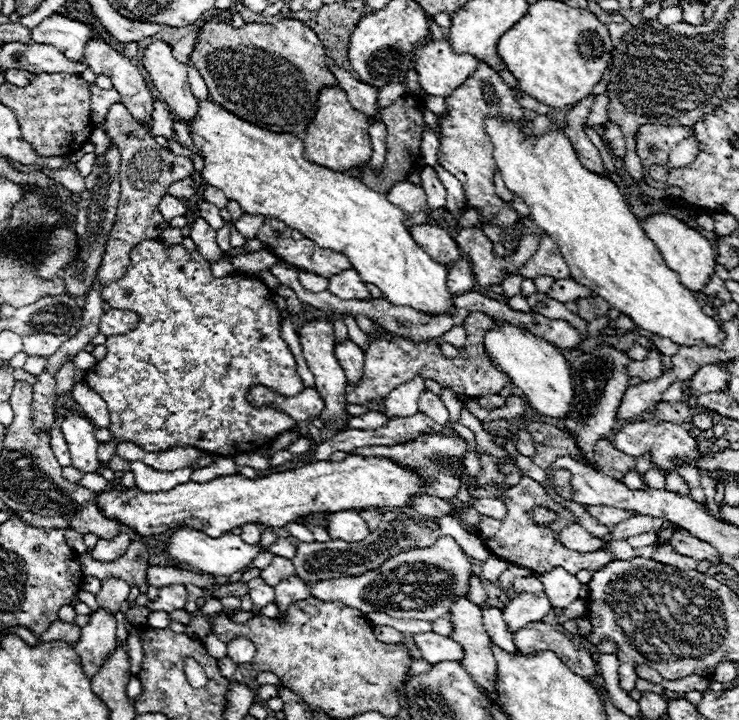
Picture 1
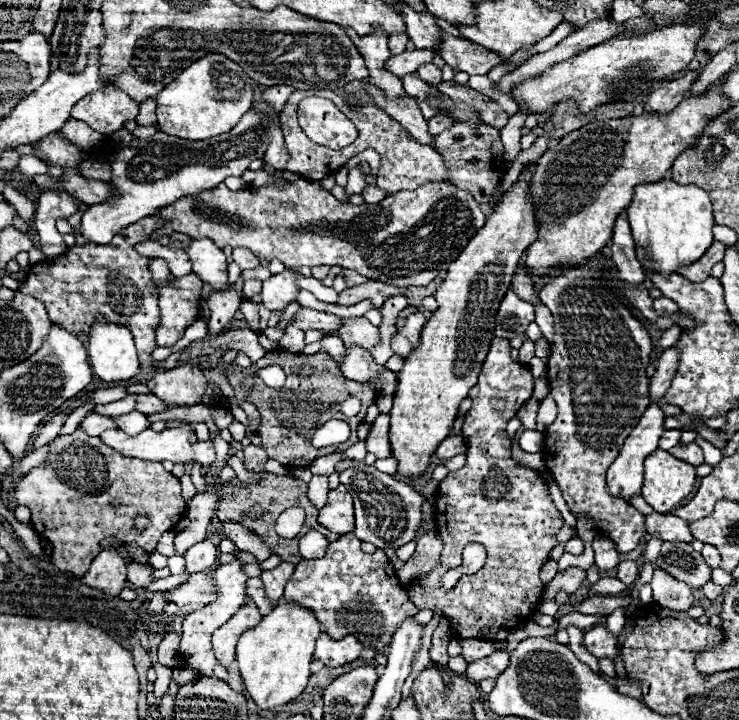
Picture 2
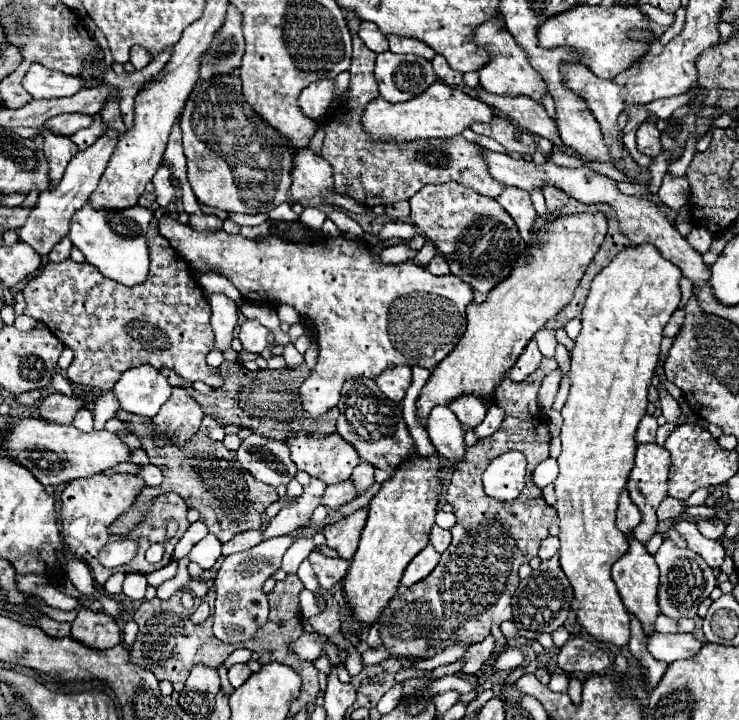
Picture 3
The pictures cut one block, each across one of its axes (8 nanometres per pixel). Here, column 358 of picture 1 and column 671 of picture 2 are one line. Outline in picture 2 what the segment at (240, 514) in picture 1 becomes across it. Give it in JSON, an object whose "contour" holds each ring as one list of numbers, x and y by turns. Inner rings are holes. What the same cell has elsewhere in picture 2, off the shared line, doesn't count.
{"contour":[[656,450,644,462,644,486,642,498,656,512,670,512,682,502,696,484,696,470,668,452]]}

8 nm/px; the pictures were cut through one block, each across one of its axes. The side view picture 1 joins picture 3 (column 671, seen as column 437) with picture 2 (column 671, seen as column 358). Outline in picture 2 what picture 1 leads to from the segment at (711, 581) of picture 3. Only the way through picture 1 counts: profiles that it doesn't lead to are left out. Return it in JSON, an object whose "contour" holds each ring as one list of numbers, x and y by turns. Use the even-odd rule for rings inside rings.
{"contour":[[660,568,654,570,650,586,654,592,654,602,662,608,686,612,694,604,692,588,686,586,686,582,678,582,674,576,670,576]]}

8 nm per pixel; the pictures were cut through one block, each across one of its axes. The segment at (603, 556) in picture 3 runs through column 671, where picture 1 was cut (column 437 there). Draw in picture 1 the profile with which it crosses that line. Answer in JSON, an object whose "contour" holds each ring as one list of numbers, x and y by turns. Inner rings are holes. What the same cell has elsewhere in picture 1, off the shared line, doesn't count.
{"contour":[[152,42,144,48,142,66,148,72,152,84,162,94,168,108,178,114,182,120,194,130,194,144,202,150,204,168,200,176,204,184,214,186,226,194,228,200,236,200,244,212,248,214,262,214,282,220,294,230,300,230,306,238,314,240,320,248,330,248,342,252,360,274,364,282,370,282,380,288,382,296,392,302,394,306,410,306,428,316,440,316,444,312,454,312,454,296,446,286,448,270,444,264,432,260,414,240,410,230,402,222,402,210,388,202,386,194,374,192,358,178,352,178,342,172,334,172,330,168,318,166,304,158,304,142,294,134,270,134,260,126,250,122,242,122,242,118,230,114,226,108,218,106,214,100,198,100,190,92,186,64,178,62,170,46,166,42]]}

